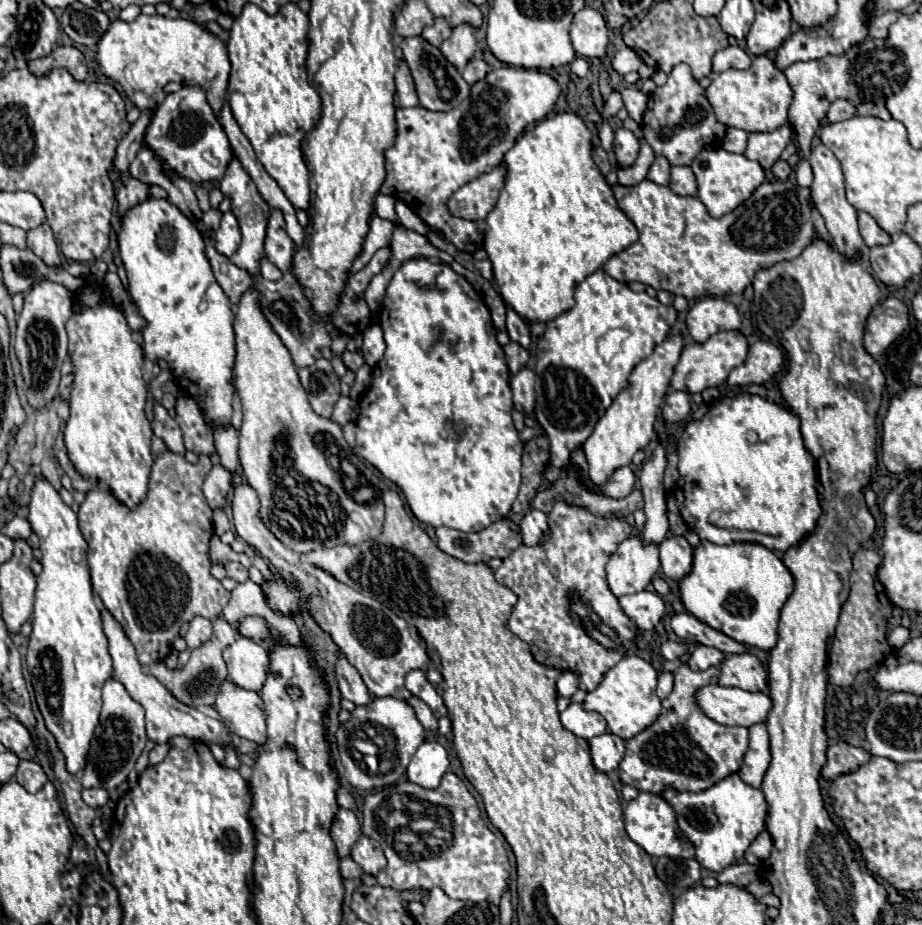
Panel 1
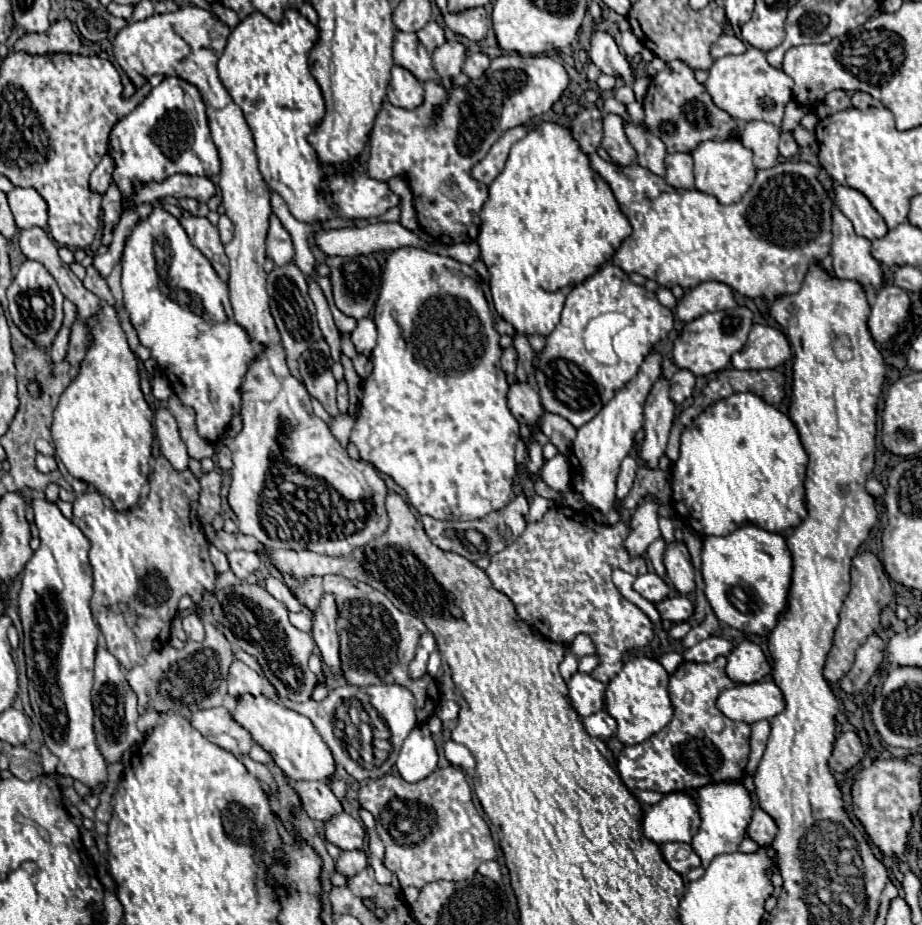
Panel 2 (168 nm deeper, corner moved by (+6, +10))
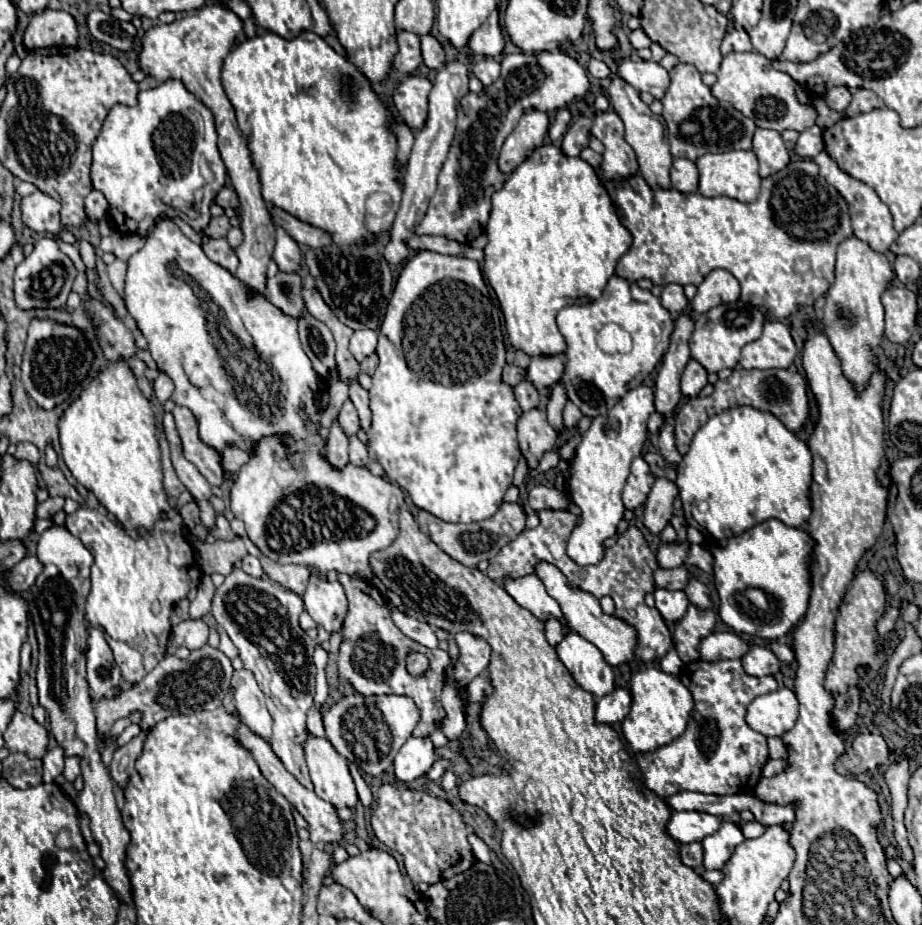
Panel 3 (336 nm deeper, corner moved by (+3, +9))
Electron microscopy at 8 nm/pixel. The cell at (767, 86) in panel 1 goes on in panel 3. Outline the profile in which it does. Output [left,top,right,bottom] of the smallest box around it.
[711,51,817,133]

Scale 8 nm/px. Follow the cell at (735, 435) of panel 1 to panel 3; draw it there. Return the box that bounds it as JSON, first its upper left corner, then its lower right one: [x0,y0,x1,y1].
[675,405,811,539]

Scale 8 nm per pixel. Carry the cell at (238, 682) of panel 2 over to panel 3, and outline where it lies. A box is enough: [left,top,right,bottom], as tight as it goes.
[231,669,273,739]

